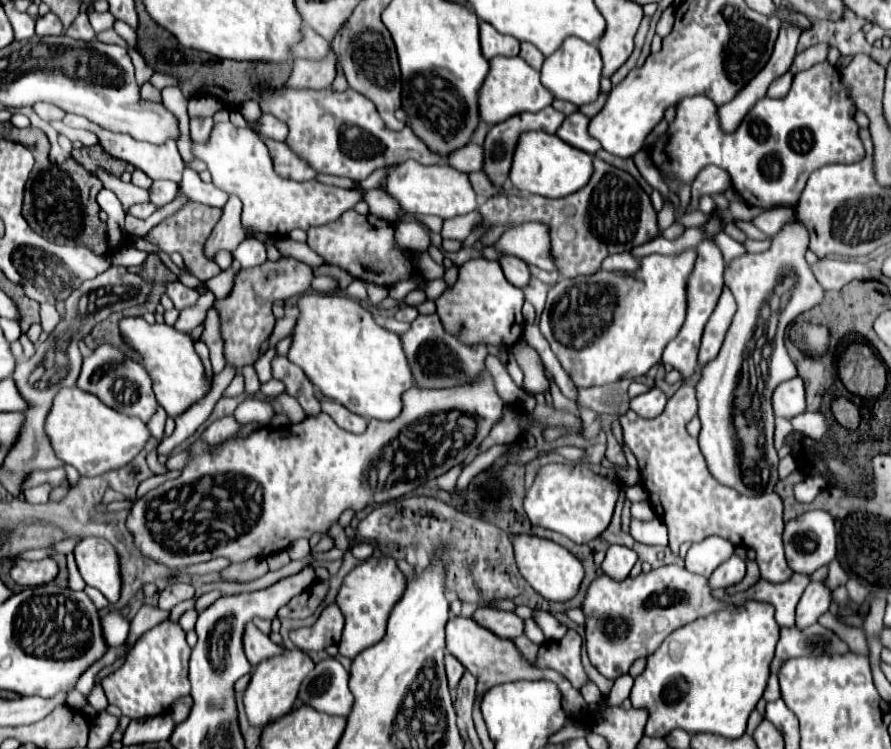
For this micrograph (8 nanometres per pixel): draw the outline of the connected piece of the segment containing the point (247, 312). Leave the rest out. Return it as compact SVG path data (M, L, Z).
M281 258L279 262L265 262L263 266L251 270L239 270L235 278L233 292L225 300L215 300L215 308L221 314L221 334L225 340L225 360L243 368L257 360L259 344L273 332L273 326L267 326L267 308L275 300L285 300L291 296L305 294L313 278L313 268L301 264L295 258Z

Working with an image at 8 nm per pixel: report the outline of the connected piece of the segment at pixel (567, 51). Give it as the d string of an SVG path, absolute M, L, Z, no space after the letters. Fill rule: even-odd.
M571 36L563 42L563 46L555 54L545 58L543 68L541 68L541 82L545 84L547 90L551 90L551 94L555 98L583 106L583 104L591 104L599 98L601 68L603 68L603 62L601 62L597 44L589 44L585 40Z

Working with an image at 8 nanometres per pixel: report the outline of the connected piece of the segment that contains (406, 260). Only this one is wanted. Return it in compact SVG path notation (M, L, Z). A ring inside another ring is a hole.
M355 210L345 212L337 222L309 228L307 244L325 258L327 264L335 264L359 280L367 280L379 286L393 286L397 280L409 278L413 274L411 256L407 250L401 250L393 242L393 224L385 222L377 216L361 216ZM361 264L361 268L357 266Z

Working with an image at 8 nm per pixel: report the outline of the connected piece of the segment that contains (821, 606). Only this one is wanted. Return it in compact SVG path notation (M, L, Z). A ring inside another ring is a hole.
M811 582L805 588L805 592L797 604L795 626L807 628L807 626L815 624L819 620L819 616L829 610L829 604L831 604L829 588L823 582Z

